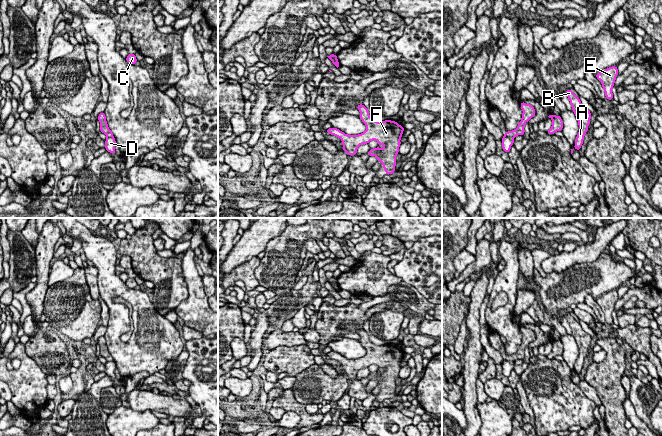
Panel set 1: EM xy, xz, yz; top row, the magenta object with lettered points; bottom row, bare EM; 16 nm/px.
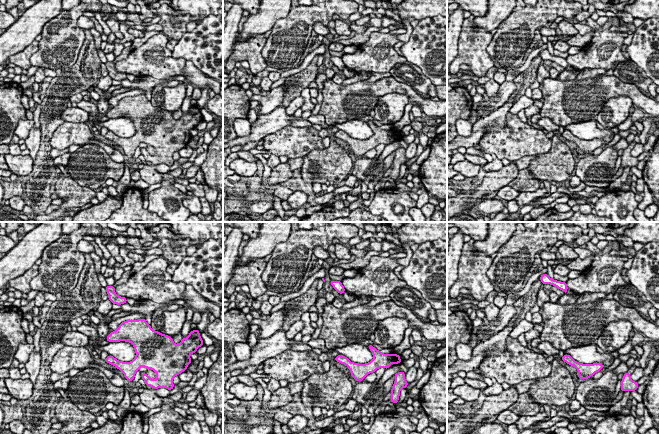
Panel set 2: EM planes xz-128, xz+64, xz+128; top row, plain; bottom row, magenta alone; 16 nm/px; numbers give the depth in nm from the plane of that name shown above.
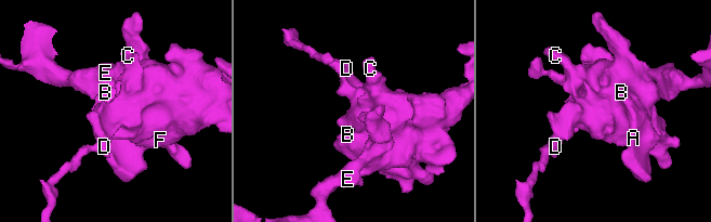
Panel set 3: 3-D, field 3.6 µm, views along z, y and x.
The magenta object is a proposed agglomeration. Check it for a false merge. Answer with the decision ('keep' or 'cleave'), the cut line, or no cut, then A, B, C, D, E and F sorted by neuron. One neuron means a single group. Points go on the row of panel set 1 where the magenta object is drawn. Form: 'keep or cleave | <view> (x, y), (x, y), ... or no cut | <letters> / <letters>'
cleave | yz (504, 135), (512, 138) | A B C E F / D

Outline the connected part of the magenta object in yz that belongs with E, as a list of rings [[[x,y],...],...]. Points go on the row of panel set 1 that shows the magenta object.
[[[617,66],[609,67],[602,72],[595,75],[597,80],[601,81],[602,87],[605,92],[605,97],[608,100],[613,99],[612,88],[614,87],[614,83],[616,77],[618,76],[618,68]]]

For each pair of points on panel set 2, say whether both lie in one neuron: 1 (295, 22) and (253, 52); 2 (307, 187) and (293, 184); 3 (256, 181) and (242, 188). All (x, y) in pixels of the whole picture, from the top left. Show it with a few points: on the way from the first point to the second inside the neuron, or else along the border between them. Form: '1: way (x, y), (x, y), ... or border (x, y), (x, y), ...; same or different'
1: border (266, 38), (261, 55), (268, 65); different
2: way (304, 186), (296, 184); same
3: way (253, 184), (248, 189), (245, 188); same

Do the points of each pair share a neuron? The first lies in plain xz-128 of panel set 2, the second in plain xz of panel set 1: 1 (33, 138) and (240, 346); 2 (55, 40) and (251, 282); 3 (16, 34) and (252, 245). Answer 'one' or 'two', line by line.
1: two
2: two
3: one

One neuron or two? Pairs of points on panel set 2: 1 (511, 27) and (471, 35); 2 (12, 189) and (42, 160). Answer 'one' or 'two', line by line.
1: two
2: one

